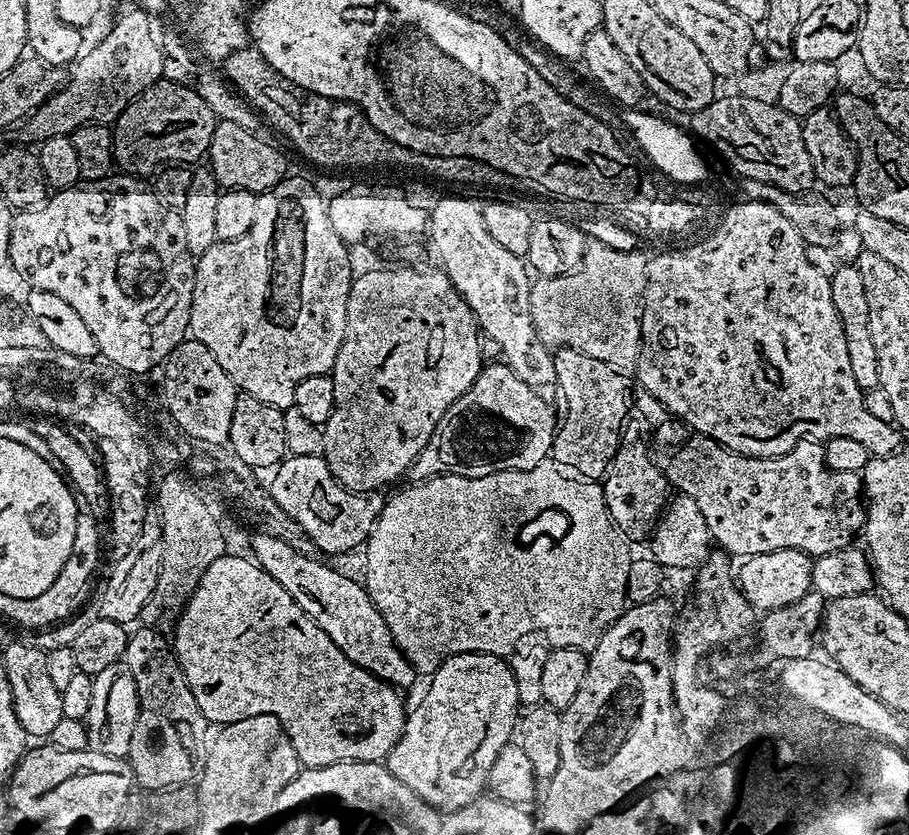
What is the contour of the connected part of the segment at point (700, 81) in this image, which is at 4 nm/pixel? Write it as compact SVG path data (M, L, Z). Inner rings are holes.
M647 3L644 4L616 4L604 13L602 35L610 42L610 50L626 62L626 66L642 82L642 90L646 90L649 101L661 108L663 115L668 118L687 118L697 116L707 110L718 96L718 85L710 74L706 62L698 58L698 50L694 46L688 46L674 30L666 27Z

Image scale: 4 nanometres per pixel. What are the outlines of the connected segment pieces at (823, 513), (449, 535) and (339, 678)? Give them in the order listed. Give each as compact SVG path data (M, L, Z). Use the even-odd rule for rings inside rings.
M703 438L697 439L695 442L697 444L689 443L684 448L689 447L685 450L684 457L681 458L680 465L676 468L676 476L674 472L674 488L677 493L694 498L694 502L698 505L698 510L702 514L702 518L706 518L709 537L721 549L727 552L730 557L737 558L737 556L740 556L739 558L747 558L760 554L770 554L778 550L798 550L799 552L805 552L809 558L817 558L828 555L832 551L842 550L856 540L854 538L859 532L861 535L862 529L866 524L866 497L864 487L869 477L865 474L846 474L844 470L834 470L834 466L830 466L828 453L823 447L805 446L794 450L789 456L769 458L767 456L743 456L740 452L731 452L730 449L723 448L721 444Z
M447 470L435 471L436 472L430 473L428 480L424 481L422 484L416 484L413 488L408 486L403 490L397 491L395 495L393 495L396 497L394 497L385 508L383 505L383 507L379 509L376 522L372 525L372 532L368 535L366 547L363 549L363 552L365 552L364 576L362 575L362 583L364 587L368 589L368 597L372 599L374 606L382 614L386 626L390 626L390 634L394 638L394 642L404 651L405 658L410 661L417 673L424 674L425 672L425 674L431 674L435 672L436 667L442 663L445 656L453 652L489 652L495 656L507 657L508 653L511 652L512 647L516 645L523 636L531 636L533 634L542 634L543 639L547 641L552 648L577 648L583 652L591 653L592 649L598 646L601 634L612 625L622 613L624 613L627 597L627 578L630 575L630 568L634 559L633 553L628 553L628 548L630 548L629 541L621 536L620 531L616 529L614 522L610 518L608 507L604 501L604 489L599 488L591 479L573 478L568 474L556 474L560 476L516 476L520 474L504 474L508 476L496 476L500 474L497 474L492 470L485 470L474 476L460 476L456 472L449 472Z
M225 554L219 556L214 562L210 562L208 569L200 575L200 583L197 584L179 613L180 621L176 624L176 637L171 637L170 640L171 647L176 653L176 660L184 671L184 680L198 702L198 710L202 710L202 714L212 726L242 722L242 718L254 718L258 714L270 714L274 718L278 718L278 722L282 722L282 726L294 746L296 757L304 768L325 768L331 764L341 764L351 760L361 760L367 764L387 761L390 750L394 750L404 729L406 707L404 708L403 702L400 701L401 693L391 684L384 683L366 670L353 667L350 658L346 658L346 654L342 654L342 650L338 650L338 646L334 646L332 639L305 614L302 606L298 606L296 600L287 599L286 590L282 590L282 586L278 586L278 582L274 582L274 578L270 578L270 574L266 574L266 570L260 567L255 559L245 556Z

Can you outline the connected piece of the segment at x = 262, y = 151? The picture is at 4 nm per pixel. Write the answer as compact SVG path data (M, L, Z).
M217 119L214 134L202 157L202 174L212 181L219 193L230 190L246 190L257 194L268 192L286 175L284 156L280 151L277 146L266 146L237 123Z

